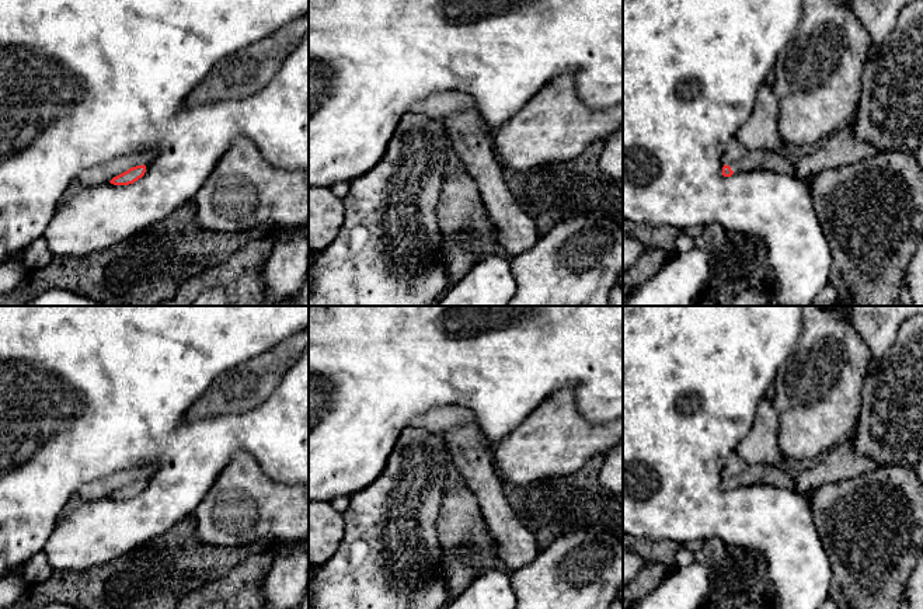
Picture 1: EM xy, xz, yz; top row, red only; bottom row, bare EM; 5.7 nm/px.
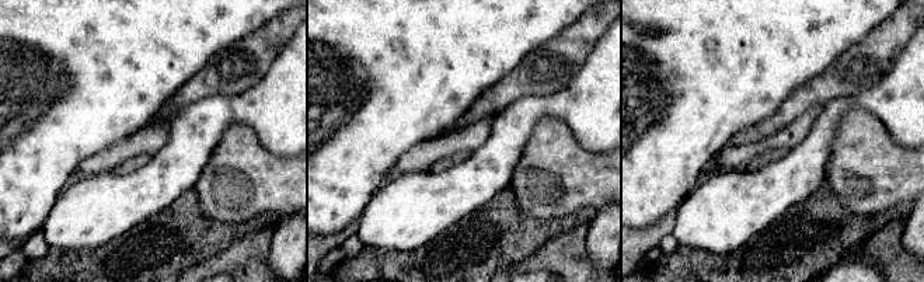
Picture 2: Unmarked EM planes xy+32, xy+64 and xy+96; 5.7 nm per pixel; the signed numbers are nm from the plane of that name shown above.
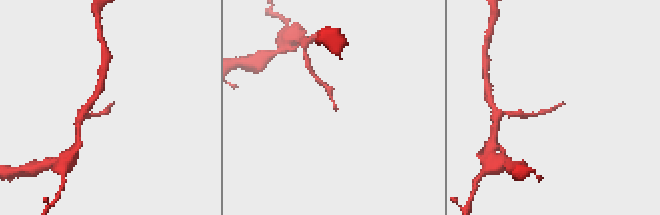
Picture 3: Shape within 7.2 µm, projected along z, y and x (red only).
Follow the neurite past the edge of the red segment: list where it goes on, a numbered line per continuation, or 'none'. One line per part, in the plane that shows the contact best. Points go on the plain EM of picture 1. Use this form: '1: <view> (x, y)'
1: yz (753, 474)

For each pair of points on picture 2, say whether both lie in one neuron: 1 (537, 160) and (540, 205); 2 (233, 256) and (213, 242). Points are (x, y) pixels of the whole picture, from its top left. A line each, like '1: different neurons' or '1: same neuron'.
1: same neuron
2: different neurons

